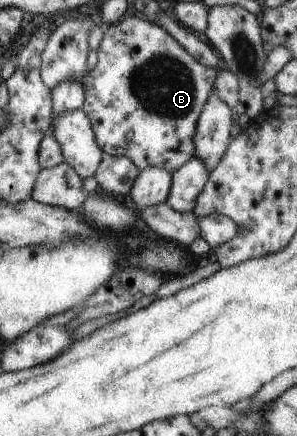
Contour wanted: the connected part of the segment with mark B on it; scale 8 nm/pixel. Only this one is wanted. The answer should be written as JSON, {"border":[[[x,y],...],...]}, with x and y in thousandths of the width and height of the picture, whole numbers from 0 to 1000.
{"border":[[[418,37],[377,60],[347,62],[343,92],[323,124],[323,151],[276,181],[283,229],[276,243],[266,243],[303,278],[323,335],[350,356],[431,362],[465,390],[525,381],[582,397],[633,372],[657,353],[646,317],[660,278],[717,204],[731,156],[694,156],[667,147],[529,55],[438,37]]]}

